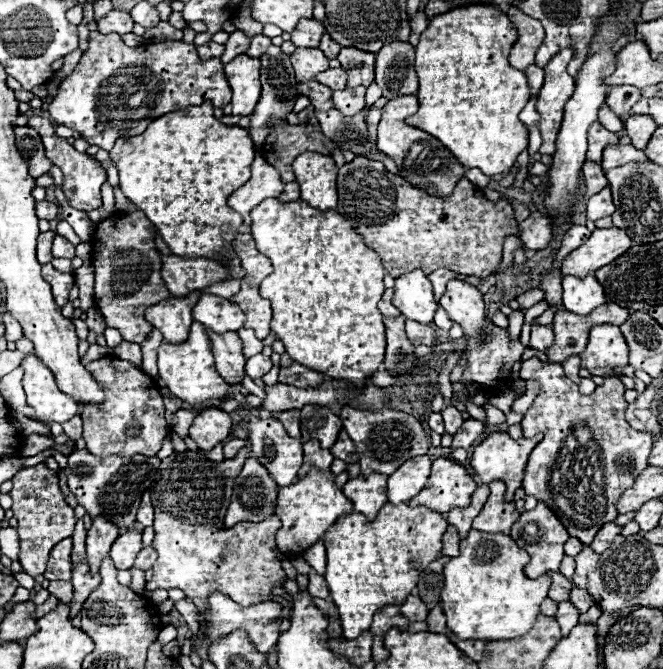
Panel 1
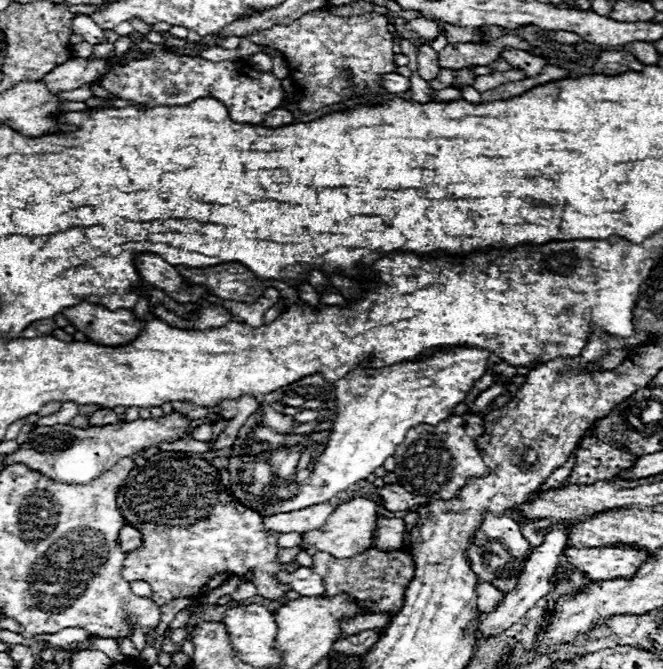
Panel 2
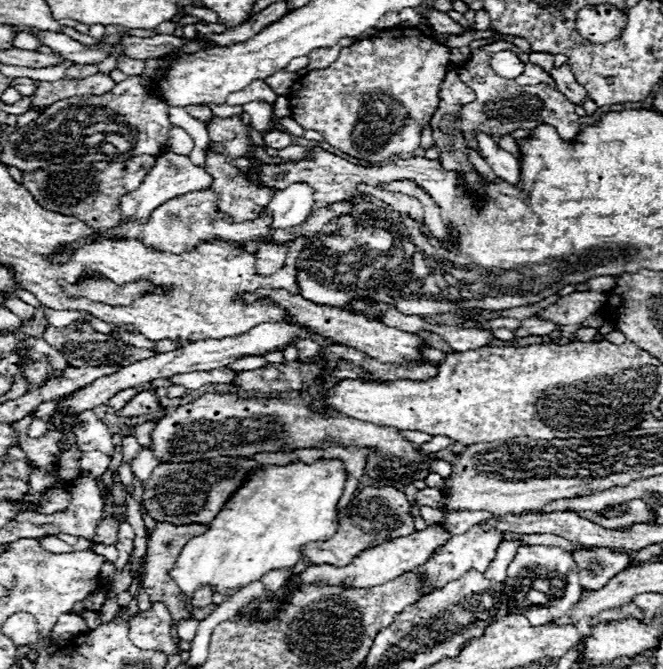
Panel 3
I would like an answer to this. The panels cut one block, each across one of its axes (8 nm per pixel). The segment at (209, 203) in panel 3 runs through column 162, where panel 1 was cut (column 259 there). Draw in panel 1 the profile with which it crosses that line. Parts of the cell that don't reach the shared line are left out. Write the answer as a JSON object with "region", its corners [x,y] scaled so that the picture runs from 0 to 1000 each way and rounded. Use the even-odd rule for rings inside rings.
{"region":[[[401,296],[401,302],[389,305],[380,317],[380,353],[386,359],[386,368],[389,374],[404,383],[410,389],[410,410],[398,416],[398,422],[392,425],[392,442],[407,448],[410,451],[410,463],[413,463],[413,475],[410,475],[410,484],[407,490],[416,496],[416,505],[428,511],[431,517],[431,526],[437,529],[437,535],[443,541],[452,541],[456,547],[465,547],[477,556],[486,556],[492,565],[507,565],[507,568],[525,568],[537,577],[549,577],[555,562],[561,556],[570,553],[573,541],[579,538],[579,520],[582,520],[582,502],[579,502],[579,484],[576,484],[576,469],[573,463],[567,460],[567,454],[573,451],[576,445],[576,436],[579,436],[579,401],[573,395],[573,386],[564,374],[558,374],[549,362],[546,362],[546,353],[534,347],[534,341],[528,338],[528,332],[522,332],[522,326],[516,326],[516,320],[510,320],[507,314],[495,314],[495,317],[486,317],[486,314],[474,314],[471,308],[462,308],[462,302],[456,299],[443,299],[443,302],[422,302],[419,296]]]}

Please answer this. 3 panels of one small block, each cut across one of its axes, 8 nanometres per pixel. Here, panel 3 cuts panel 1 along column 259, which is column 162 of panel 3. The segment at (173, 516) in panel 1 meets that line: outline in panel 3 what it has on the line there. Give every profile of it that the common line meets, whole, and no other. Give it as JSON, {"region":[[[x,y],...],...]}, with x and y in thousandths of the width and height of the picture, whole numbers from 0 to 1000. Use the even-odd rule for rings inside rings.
{"region":[[[237,780],[235,792],[226,798],[223,804],[223,840],[220,840],[220,861],[217,861],[217,879],[220,885],[226,888],[226,900],[244,900],[256,918],[259,918],[259,930],[262,936],[271,930],[271,927],[281,927],[284,924],[284,900],[290,903],[290,897],[284,897],[278,891],[278,885],[265,876],[265,870],[256,864],[256,849],[259,843],[265,840],[275,816],[293,804],[308,798],[314,792],[314,785],[309,783],[282,783],[265,786],[252,780]]]}

